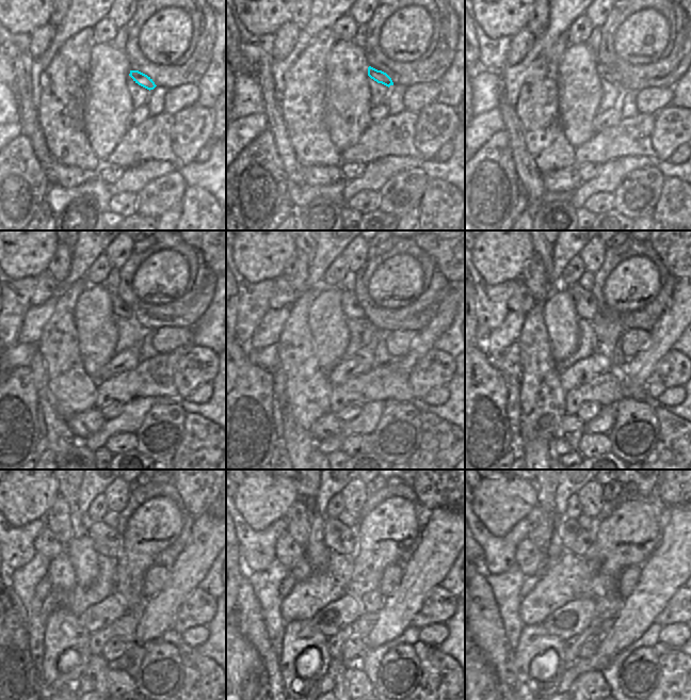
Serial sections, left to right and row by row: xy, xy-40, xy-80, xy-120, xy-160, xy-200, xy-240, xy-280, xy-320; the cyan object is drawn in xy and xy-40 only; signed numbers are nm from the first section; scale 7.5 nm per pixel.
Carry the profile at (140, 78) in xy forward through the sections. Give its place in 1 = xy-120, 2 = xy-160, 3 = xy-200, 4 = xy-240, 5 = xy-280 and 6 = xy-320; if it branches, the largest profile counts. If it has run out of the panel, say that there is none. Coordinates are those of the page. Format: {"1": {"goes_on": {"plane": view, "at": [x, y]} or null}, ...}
{"1": {"goes_on": {"plane": "xy-120", "at": [119, 309]}}, "2": {"goes_on": {"plane": "xy-160", "at": [352, 308]}}, "3": {"goes_on": {"plane": "xy-200", "at": [585, 304]}}, "4": {"goes_on": {"plane": "xy-240", "at": [106, 540]}}, "5": {"goes_on": {"plane": "xy-280", "at": [338, 538]}}, "6": {"goes_on": {"plane": "xy-320", "at": [577, 540]}}}

